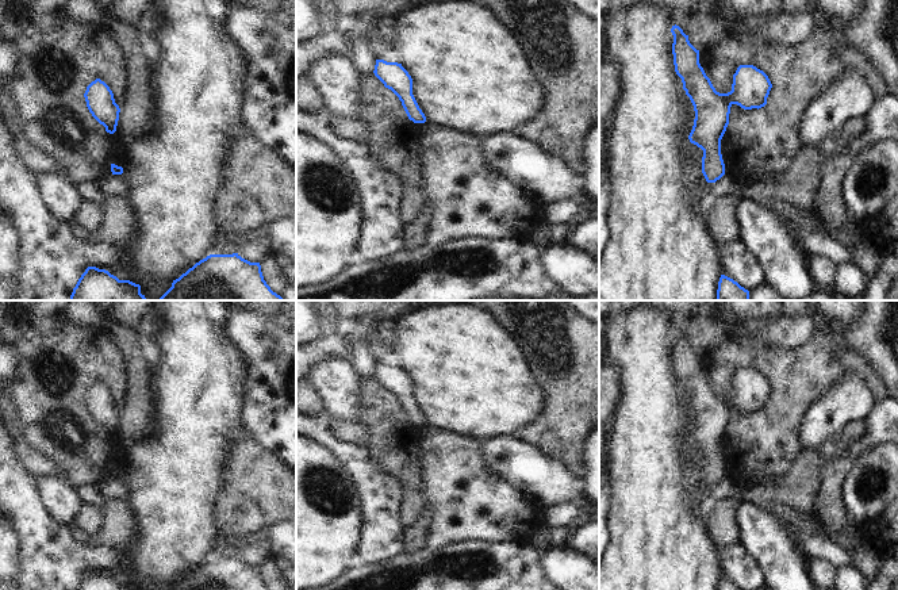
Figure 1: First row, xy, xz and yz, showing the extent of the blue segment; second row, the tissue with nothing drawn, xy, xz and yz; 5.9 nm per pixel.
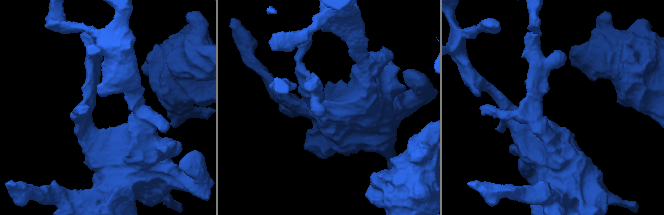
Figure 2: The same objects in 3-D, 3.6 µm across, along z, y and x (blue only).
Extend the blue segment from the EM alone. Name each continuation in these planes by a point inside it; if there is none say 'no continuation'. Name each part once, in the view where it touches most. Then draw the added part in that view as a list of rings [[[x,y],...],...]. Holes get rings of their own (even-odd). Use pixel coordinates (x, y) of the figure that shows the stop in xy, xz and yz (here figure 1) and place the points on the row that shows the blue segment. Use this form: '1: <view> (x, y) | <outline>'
no continuation

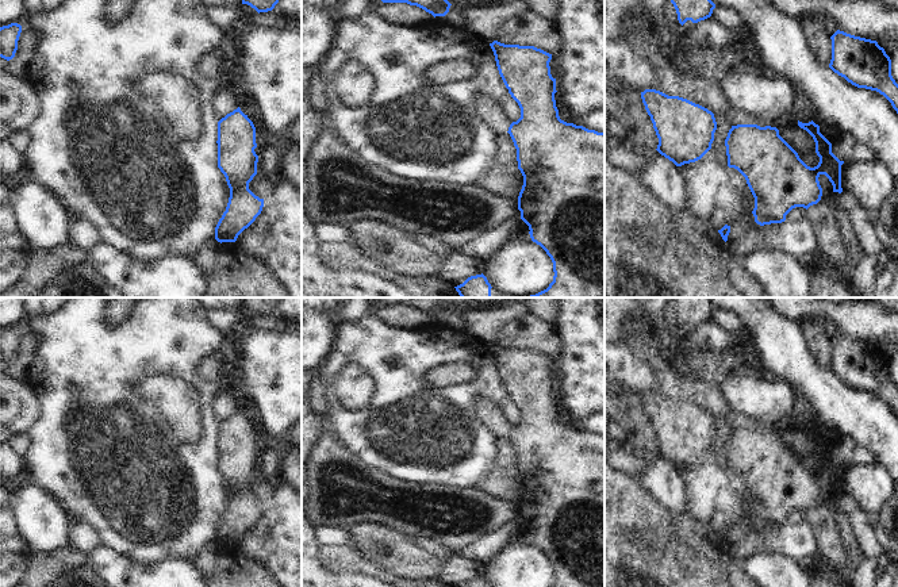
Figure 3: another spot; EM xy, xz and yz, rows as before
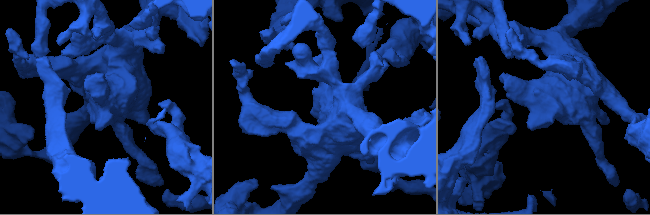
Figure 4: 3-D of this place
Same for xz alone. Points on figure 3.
1: xz (488, 110) | [[[476,93],[475,107],[479,116],[494,130],[496,135],[509,131],[511,122],[504,115],[502,107],[486,93]]]

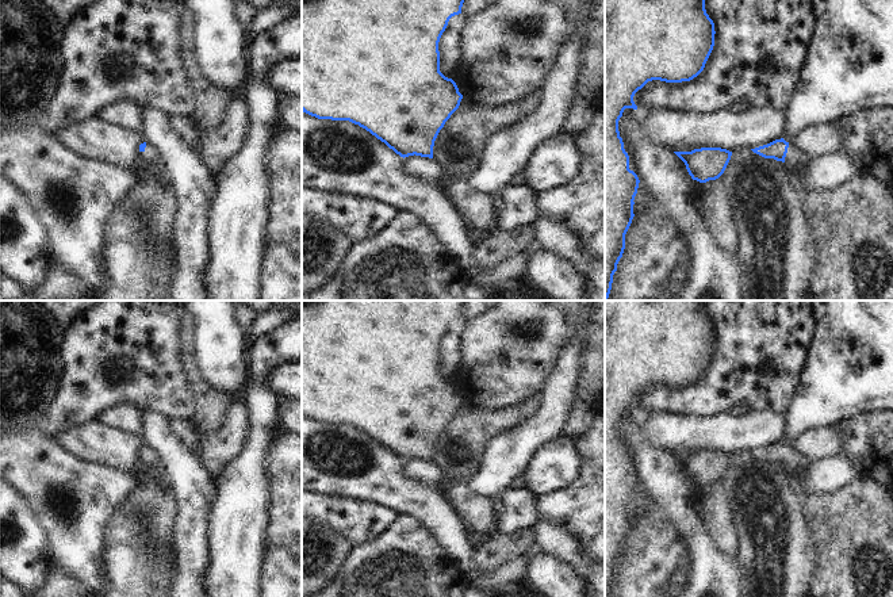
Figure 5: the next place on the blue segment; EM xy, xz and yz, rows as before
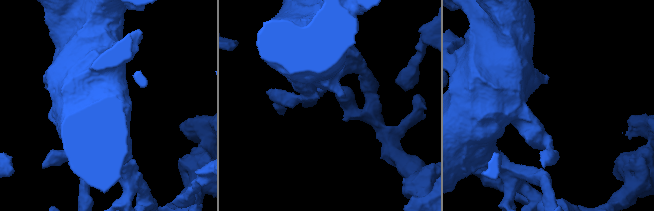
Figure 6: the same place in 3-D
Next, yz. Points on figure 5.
1: yz (796, 160) | [[[789,145],[785,164],[796,175],[796,177],[805,169],[808,161],[809,158],[801,150]]]

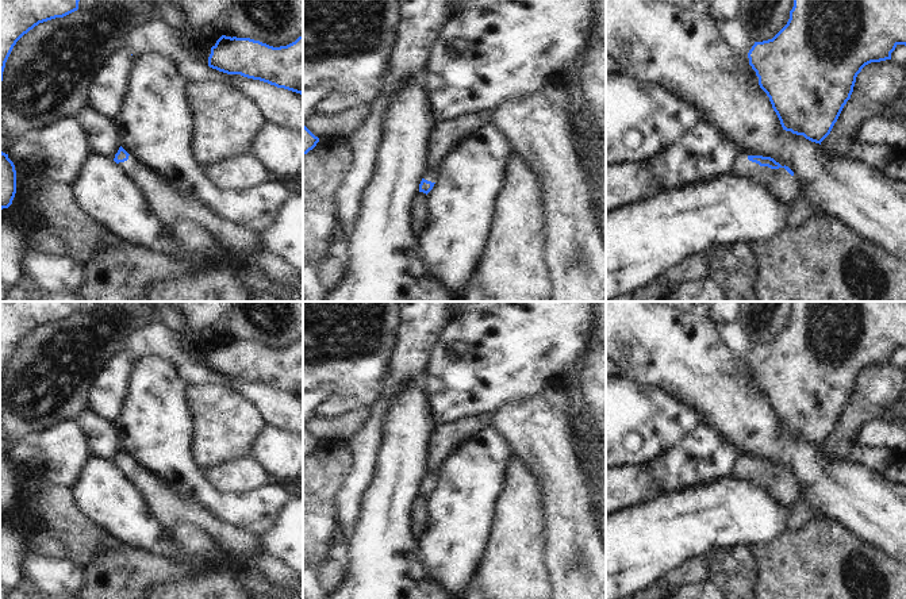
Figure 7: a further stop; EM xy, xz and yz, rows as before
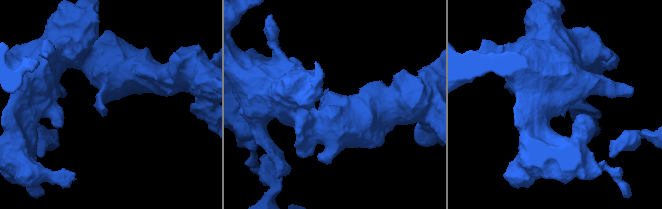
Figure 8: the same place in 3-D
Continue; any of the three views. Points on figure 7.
1: yz (784, 187) | [[[740,154],[733,164],[733,176],[764,185],[779,201],[791,206],[801,193],[796,177],[791,176],[784,168],[771,169],[760,166]]]

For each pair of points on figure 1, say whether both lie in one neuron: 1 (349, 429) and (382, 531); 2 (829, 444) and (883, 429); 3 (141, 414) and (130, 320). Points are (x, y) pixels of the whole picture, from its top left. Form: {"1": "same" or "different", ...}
{"1": "different", "2": "same", "3": "different"}

